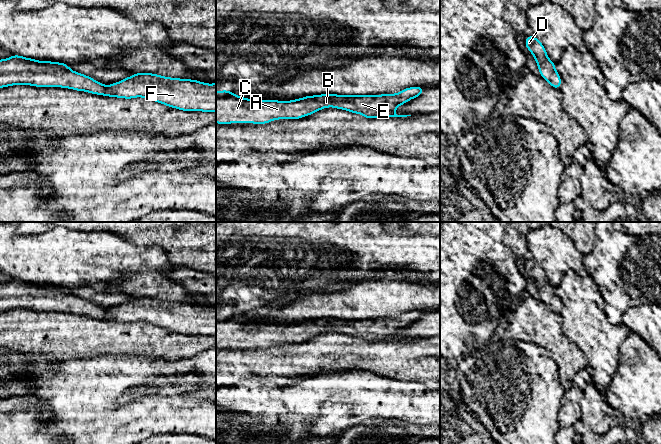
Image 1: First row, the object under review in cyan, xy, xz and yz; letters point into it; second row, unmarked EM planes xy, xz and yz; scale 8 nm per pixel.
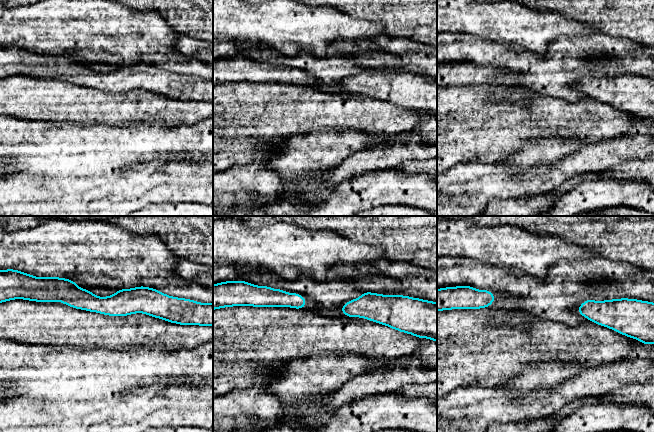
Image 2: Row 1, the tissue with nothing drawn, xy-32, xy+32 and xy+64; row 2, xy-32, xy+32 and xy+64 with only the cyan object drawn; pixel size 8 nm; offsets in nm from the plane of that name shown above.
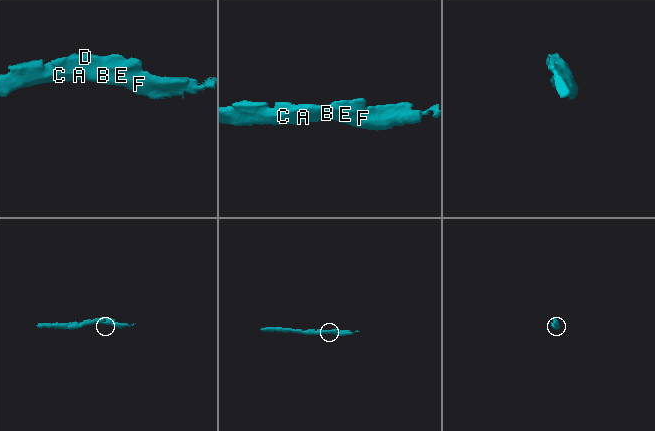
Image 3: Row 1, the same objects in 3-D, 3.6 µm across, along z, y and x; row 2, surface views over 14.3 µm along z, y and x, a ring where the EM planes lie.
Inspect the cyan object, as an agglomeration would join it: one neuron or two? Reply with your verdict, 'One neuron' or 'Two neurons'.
One neuron

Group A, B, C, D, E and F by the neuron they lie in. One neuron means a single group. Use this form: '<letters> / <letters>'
A B C D E F

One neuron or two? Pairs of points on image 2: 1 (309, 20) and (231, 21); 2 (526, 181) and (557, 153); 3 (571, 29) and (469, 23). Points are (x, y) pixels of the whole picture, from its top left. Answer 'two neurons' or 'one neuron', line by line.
1: one neuron
2: two neurons
3: one neuron

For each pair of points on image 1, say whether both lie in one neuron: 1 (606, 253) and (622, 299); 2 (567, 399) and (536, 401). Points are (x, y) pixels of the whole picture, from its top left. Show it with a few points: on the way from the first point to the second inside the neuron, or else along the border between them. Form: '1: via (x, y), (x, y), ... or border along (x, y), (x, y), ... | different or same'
1: via (615, 264), (620, 288) | same
2: border along (565, 390), (561, 399), (558, 422) | different

